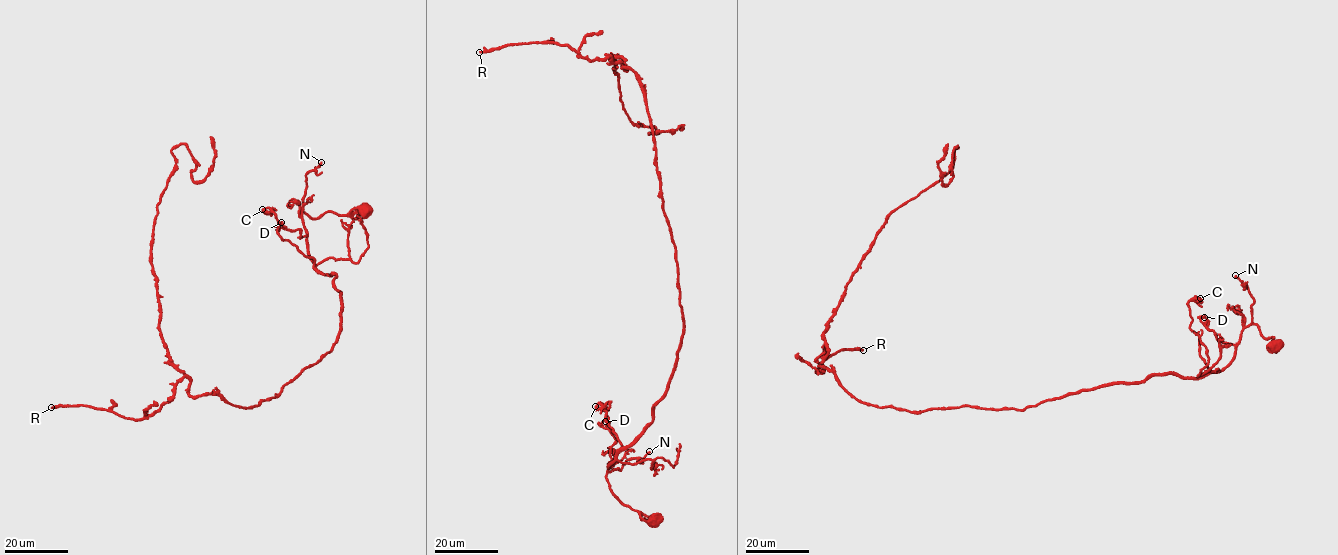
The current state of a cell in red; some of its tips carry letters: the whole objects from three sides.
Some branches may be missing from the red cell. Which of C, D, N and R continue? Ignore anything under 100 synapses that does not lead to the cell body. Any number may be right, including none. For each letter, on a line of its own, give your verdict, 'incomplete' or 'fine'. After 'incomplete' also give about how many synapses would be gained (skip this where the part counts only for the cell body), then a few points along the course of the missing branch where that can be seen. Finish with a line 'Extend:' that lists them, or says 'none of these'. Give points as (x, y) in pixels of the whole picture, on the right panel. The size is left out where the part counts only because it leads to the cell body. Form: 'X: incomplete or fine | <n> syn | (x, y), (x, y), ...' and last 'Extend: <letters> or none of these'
C: fine
D: fine
N: fine
R: incomplete | 200 syn | (863, 350), (898, 348), (918, 355), (933, 337), (928, 326), (919, 323), (911, 330), (913, 354), (897, 365)
Extend: R

